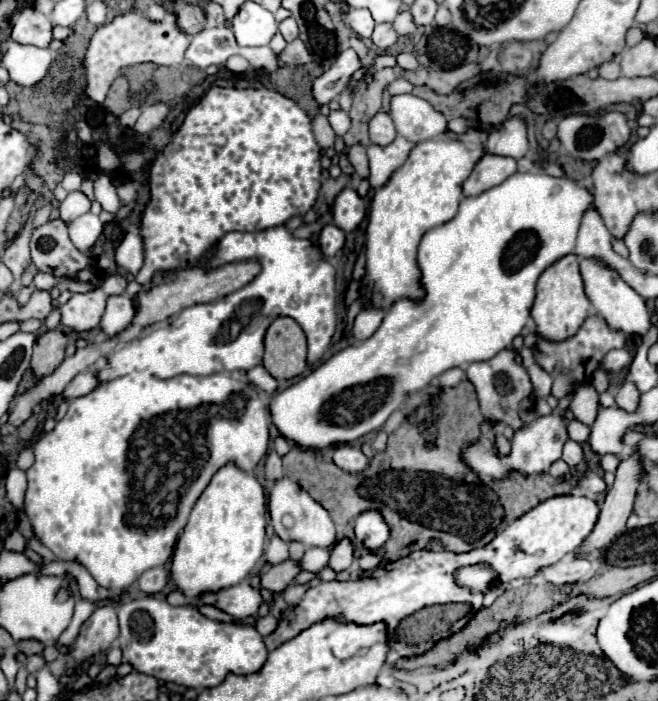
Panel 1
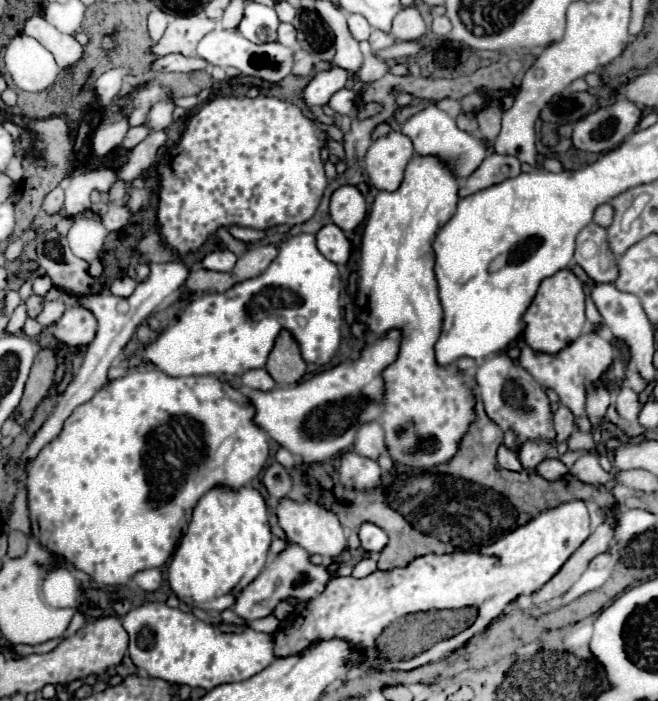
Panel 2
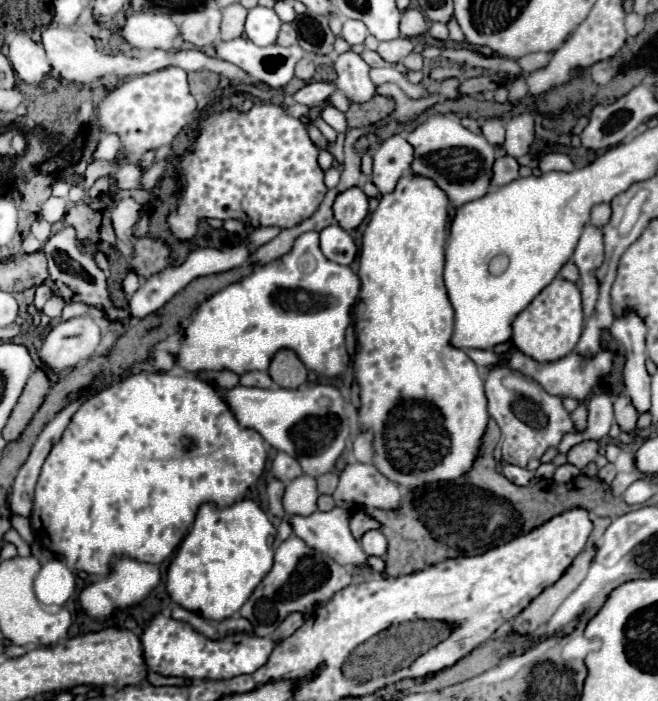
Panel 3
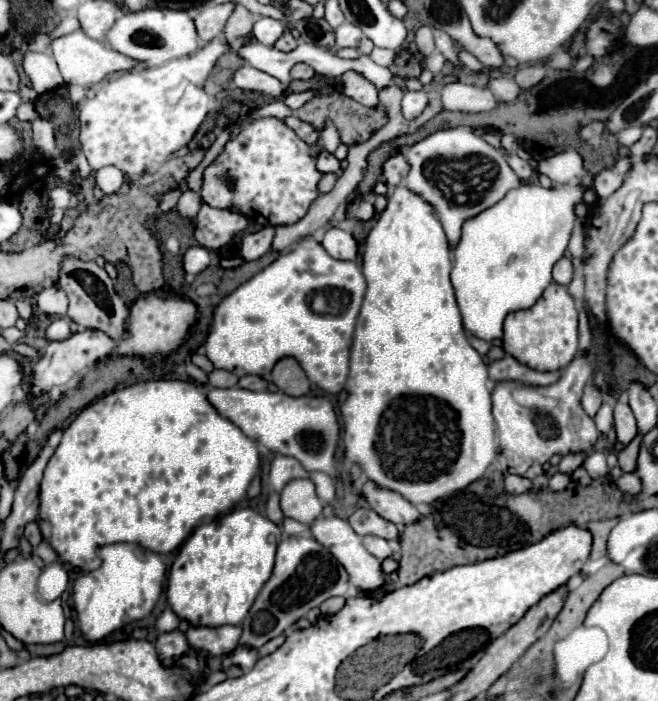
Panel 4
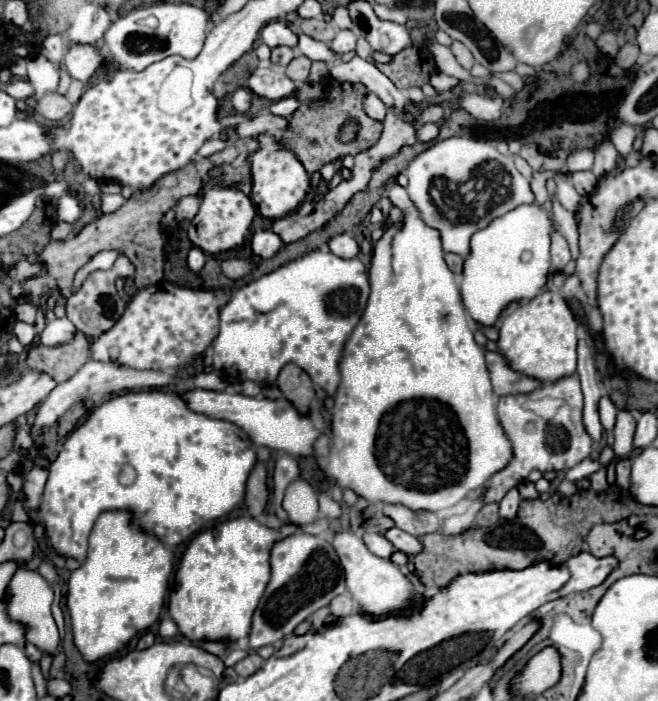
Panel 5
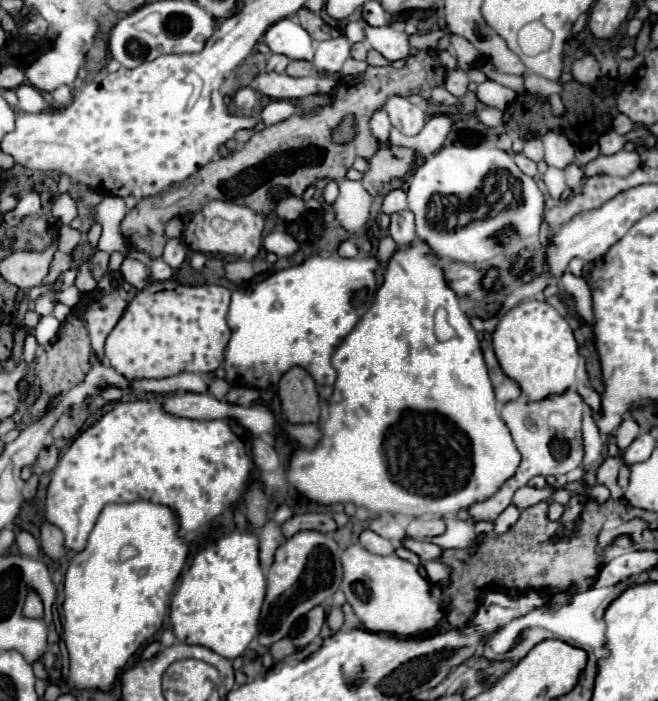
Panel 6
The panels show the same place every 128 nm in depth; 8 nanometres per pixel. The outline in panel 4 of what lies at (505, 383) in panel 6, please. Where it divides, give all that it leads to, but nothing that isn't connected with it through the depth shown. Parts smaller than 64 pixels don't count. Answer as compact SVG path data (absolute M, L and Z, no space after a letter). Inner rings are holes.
M504 356L500 360L494 360L488 364L488 374L494 382L502 380L512 380L524 386L548 386L560 378L560 372L538 372L532 370L512 356Z

